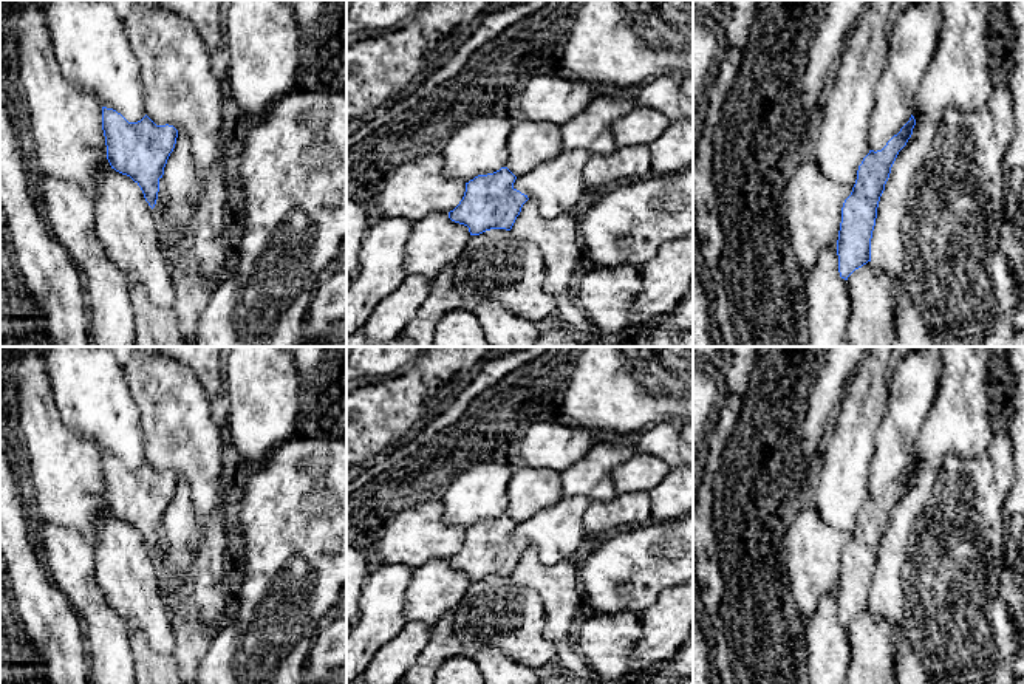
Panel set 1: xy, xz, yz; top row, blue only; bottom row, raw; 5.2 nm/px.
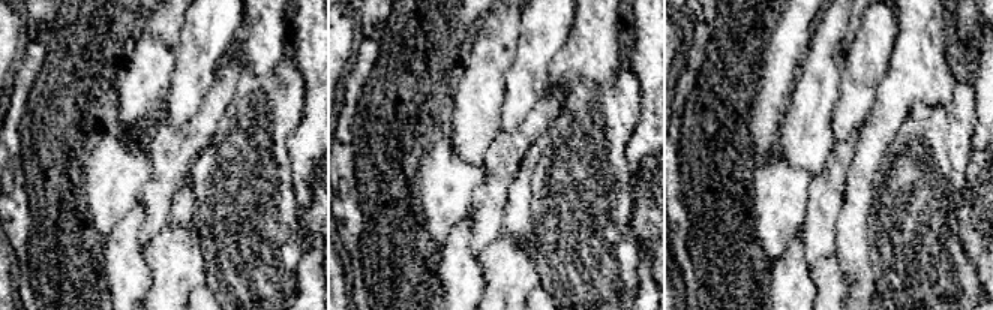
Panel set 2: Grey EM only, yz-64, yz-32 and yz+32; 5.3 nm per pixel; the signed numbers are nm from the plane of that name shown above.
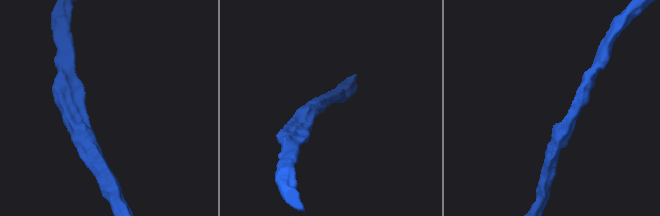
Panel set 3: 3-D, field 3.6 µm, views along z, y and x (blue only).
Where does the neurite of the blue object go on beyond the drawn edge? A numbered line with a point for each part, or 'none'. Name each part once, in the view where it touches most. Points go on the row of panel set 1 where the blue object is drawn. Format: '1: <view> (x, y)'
none

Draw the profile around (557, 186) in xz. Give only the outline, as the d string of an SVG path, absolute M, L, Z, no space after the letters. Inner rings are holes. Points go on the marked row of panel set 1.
M585 149L561 152L552 161L540 164L523 176L517 176L514 189L534 200L538 214L544 220L569 214L588 192L583 169L591 156L591 152Z

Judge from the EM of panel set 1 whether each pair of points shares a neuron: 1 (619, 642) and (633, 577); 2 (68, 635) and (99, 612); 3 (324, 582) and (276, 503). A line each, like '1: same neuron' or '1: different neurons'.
1: different neurons
2: different neurons
3: same neuron

